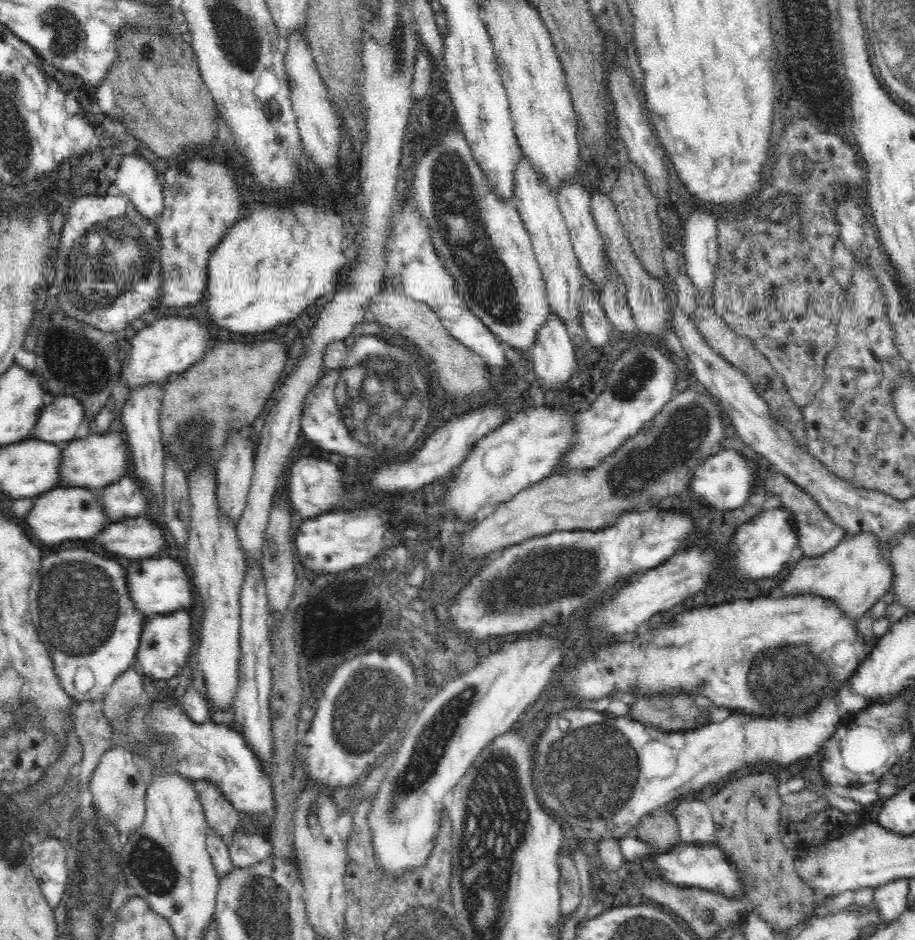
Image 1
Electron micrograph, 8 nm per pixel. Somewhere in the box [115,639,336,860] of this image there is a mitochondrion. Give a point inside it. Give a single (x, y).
(169, 745)

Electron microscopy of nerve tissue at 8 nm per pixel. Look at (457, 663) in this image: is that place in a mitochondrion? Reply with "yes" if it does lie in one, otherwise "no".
no

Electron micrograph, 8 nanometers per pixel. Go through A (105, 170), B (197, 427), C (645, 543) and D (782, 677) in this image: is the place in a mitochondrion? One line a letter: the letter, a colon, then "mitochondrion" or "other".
A: other
B: mitochondrion
C: other
D: mitochondrion

